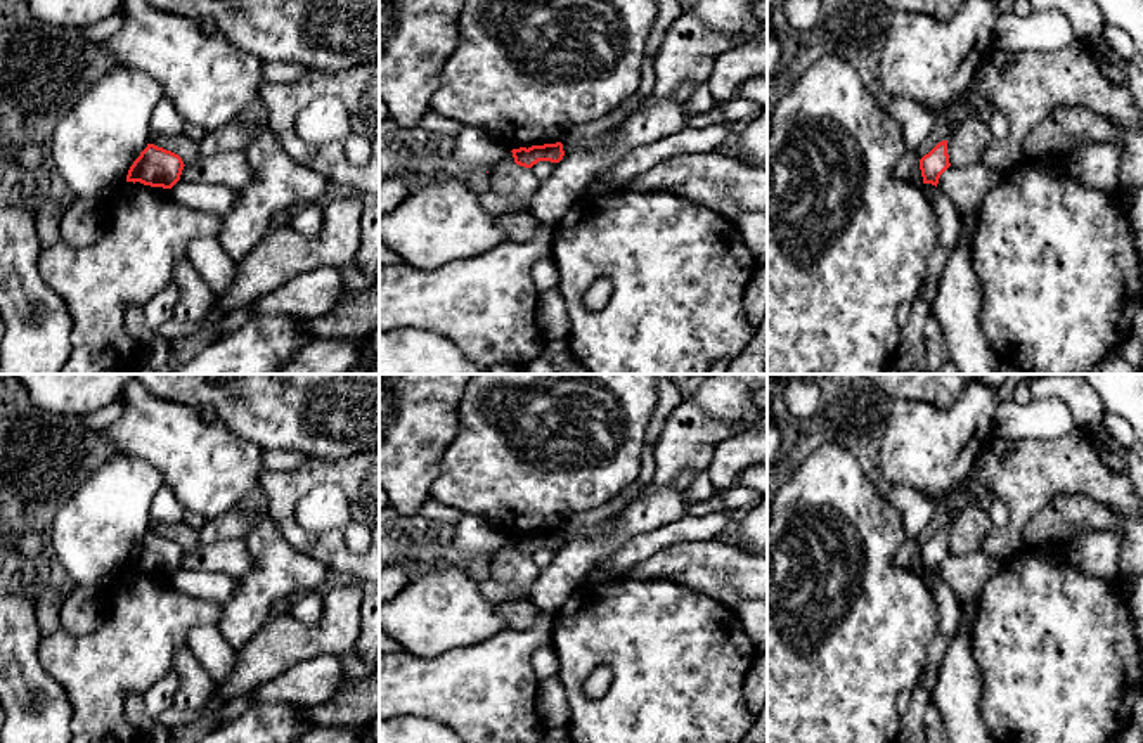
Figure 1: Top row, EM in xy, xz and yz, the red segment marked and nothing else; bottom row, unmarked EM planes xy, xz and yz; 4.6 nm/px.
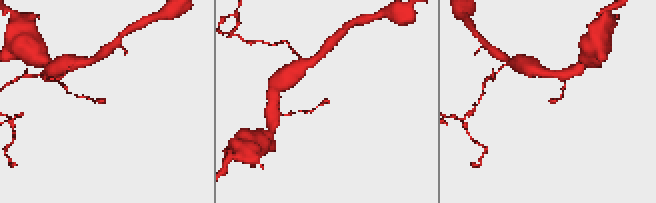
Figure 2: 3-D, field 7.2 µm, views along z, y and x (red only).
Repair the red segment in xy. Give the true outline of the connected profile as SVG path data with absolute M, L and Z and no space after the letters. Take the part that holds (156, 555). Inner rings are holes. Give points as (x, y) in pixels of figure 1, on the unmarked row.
M147 532L128 558L126 570L171 577L182 563L184 549L178 542Z

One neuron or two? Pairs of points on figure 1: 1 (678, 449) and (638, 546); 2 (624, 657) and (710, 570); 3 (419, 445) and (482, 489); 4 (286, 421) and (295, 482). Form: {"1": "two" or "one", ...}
{"1": "two", "2": "two", "3": "two", "4": "two"}

